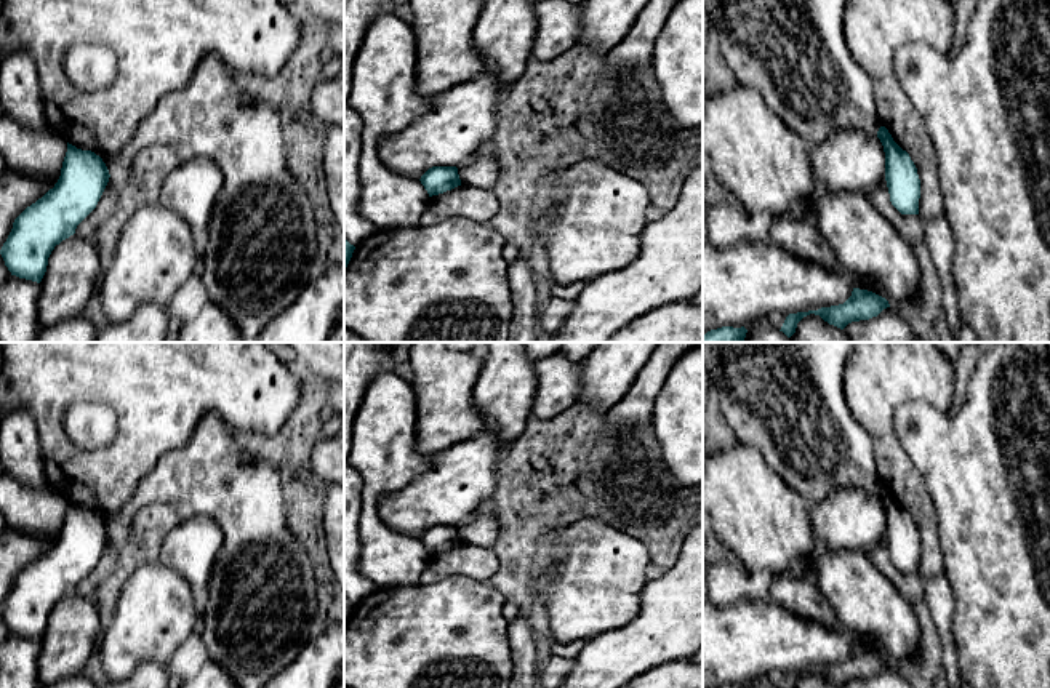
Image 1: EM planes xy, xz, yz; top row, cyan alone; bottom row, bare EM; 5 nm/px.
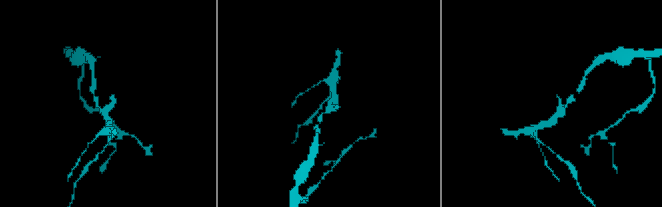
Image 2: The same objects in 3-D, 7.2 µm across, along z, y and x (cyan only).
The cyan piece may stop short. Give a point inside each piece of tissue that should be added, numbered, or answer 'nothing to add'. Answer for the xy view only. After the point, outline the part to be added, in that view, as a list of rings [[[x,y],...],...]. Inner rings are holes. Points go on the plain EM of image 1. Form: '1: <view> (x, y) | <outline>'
nothing to add

